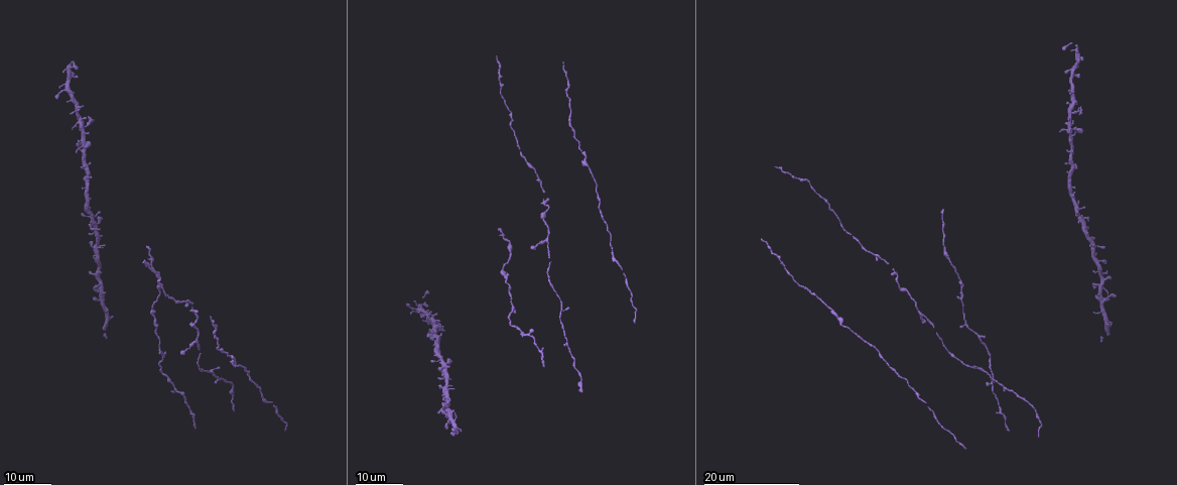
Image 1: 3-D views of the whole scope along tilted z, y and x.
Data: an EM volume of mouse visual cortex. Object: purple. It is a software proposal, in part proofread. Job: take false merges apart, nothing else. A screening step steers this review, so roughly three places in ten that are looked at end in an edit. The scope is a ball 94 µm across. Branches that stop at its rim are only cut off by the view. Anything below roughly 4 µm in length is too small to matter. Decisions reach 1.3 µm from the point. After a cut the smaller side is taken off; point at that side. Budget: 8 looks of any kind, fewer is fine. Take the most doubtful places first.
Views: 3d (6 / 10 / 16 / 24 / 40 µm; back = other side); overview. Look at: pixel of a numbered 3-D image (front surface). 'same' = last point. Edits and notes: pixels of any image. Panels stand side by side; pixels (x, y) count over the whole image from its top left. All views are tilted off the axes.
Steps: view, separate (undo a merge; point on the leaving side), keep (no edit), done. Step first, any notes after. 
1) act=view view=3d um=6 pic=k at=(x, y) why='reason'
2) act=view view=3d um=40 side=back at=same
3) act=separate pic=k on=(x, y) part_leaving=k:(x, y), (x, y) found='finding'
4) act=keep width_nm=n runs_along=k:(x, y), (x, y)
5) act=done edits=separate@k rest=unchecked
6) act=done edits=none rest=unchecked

act=view view=3d um=16 pic=1 at=(105, 306) why='arms part here'

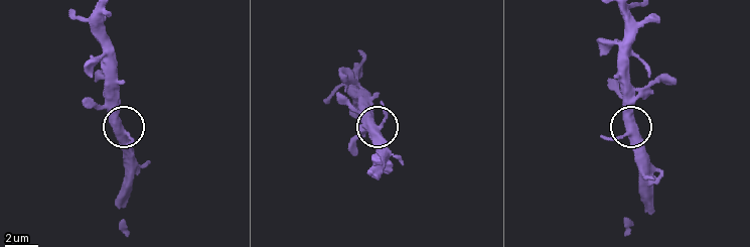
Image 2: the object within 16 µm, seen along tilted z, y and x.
act=view view=3d um=6 pic=2 at=(628, 134) why='zoom in'

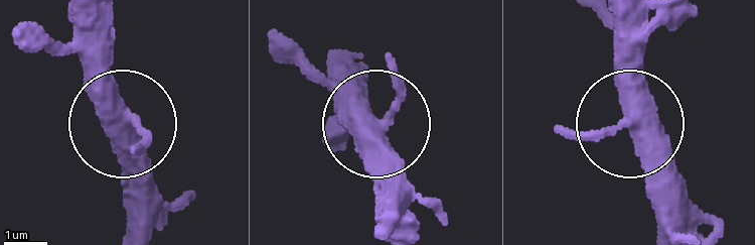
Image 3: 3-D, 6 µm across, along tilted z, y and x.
act=keep width_nm=350 found='one neuron here'

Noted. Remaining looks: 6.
act=view view=3d um=16 pic=1 at=(499, 232) why='three arms meet'

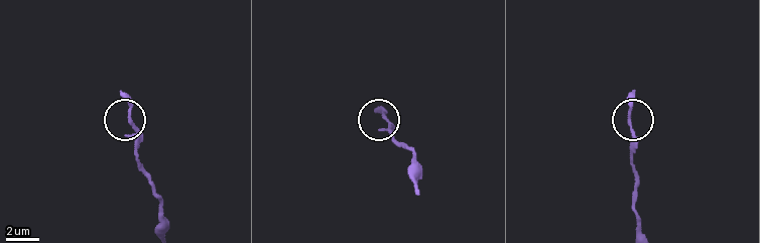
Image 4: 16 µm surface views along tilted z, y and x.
act=view view=3d um=10 pic=4 at=(131, 120)

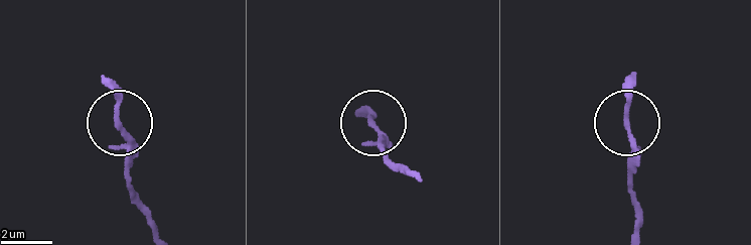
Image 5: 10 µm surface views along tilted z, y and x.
act=keep width_nm=150 runs_along=5:(408, 172), (383, 150), (383, 136), (372, 126) found='one neuron here'

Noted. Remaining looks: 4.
act=view view=3d um=24 pic=1 at=(189, 413) why='three arms meet'

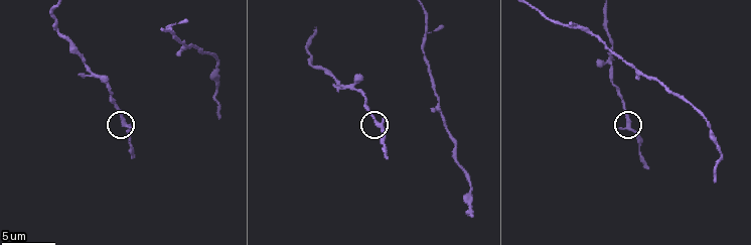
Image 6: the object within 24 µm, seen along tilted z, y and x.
act=view view=3d um=6 pic=6 at=(120, 118)

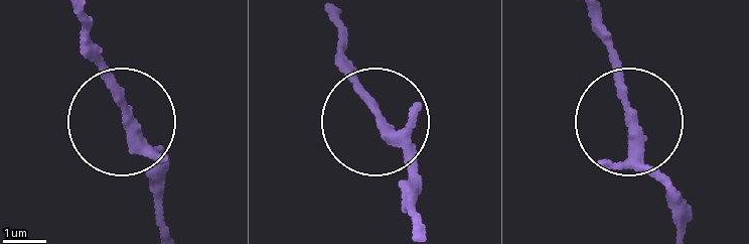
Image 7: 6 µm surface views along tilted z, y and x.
act=keep width_nm=200 found='all the same neuron'

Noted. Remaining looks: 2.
act=view view=3d um=16 pic=1 at=(159, 344) why='calibre changes'

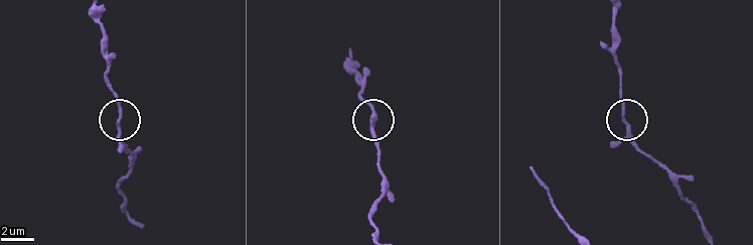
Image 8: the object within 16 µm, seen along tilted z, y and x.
act=view view=3d um=6 pic=8 at=(625, 125)

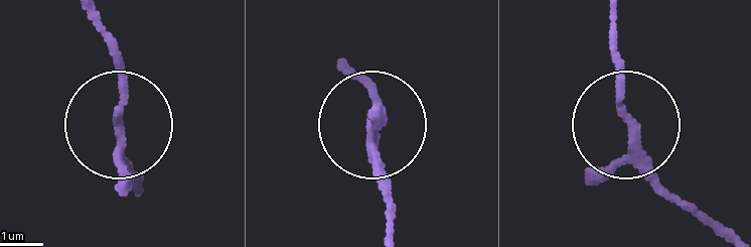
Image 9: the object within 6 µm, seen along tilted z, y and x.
act=keep arms=3 found='one neuron here'

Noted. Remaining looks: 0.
act=done edits=none rest=unchecked

